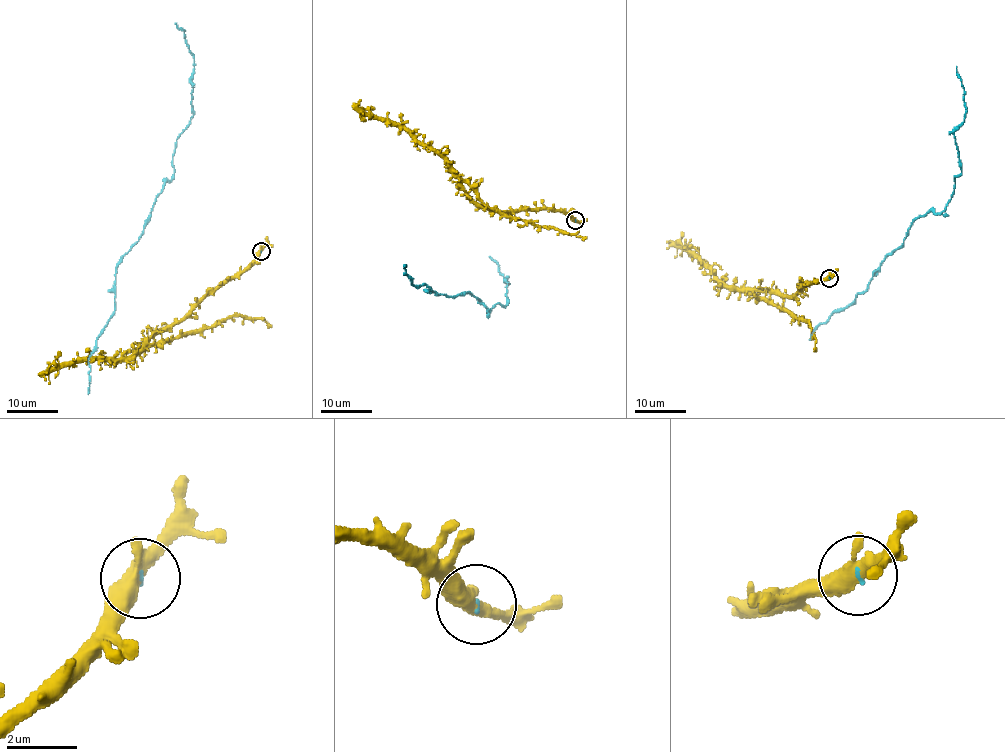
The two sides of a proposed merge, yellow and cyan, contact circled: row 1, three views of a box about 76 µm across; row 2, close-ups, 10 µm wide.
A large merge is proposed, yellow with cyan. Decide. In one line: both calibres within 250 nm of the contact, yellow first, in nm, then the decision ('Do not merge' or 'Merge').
Thickness 380 nm (yellow) against 60 nm. Merge

